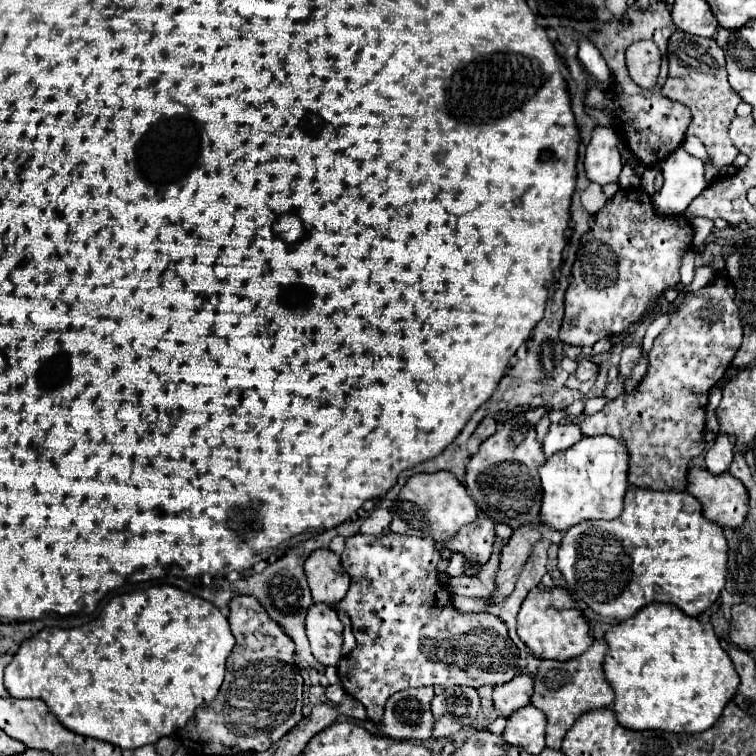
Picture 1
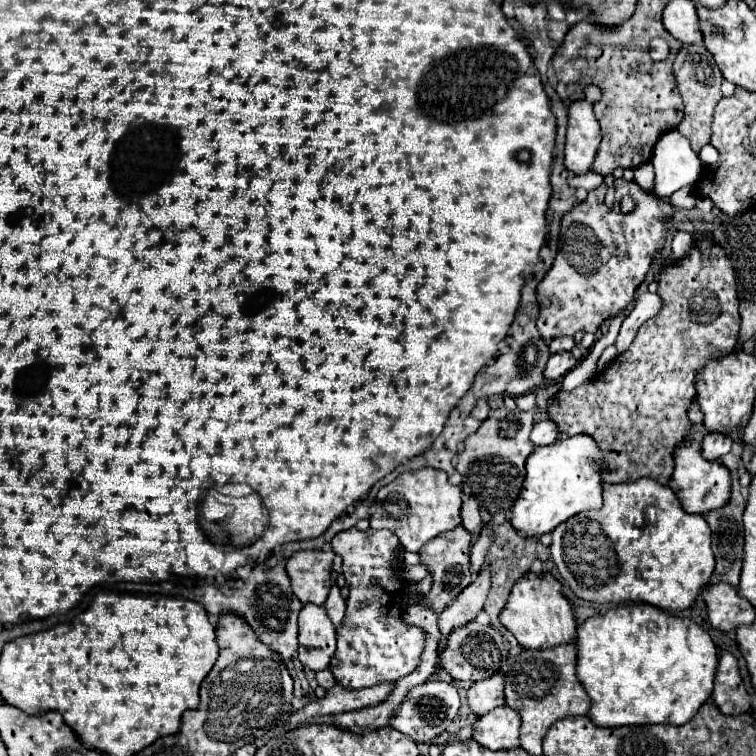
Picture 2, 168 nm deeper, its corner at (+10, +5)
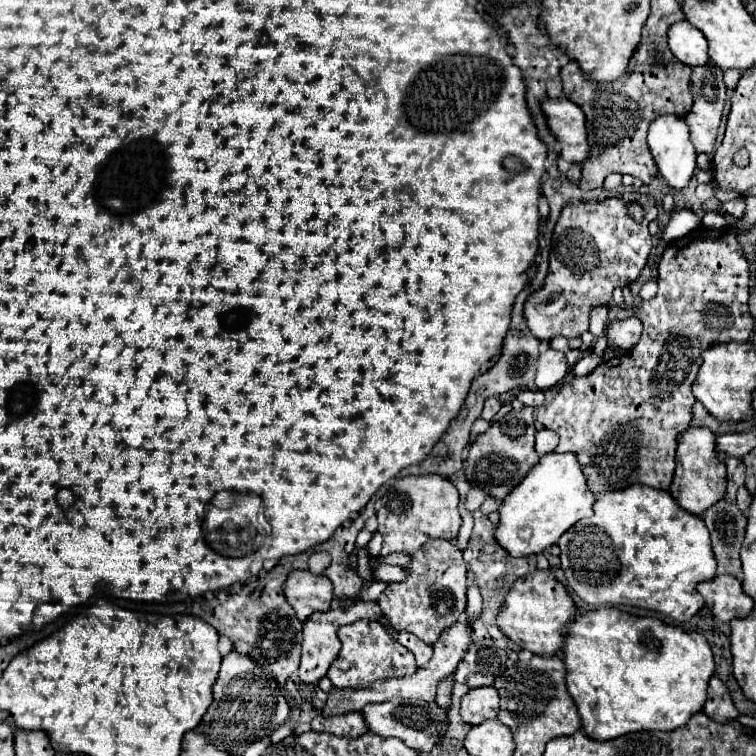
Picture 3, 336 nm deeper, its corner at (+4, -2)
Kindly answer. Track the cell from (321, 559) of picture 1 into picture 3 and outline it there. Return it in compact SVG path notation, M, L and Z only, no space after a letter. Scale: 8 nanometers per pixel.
M293 571L283 587L285 599L289 605L295 609L299 621L309 619L315 611L329 611L331 609L331 599L333 599L333 585L325 575L313 575L311 571Z

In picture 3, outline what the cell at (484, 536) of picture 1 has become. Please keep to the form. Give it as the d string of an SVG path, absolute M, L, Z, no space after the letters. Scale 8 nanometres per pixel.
M445 539L427 541L419 551L409 553L409 557L411 557L411 563L407 567L403 567L405 573L407 575L427 575L427 591L423 591L421 585L415 591L415 587L411 587L411 577L403 579L399 583L391 583L381 593L381 613L383 613L383 617L387 619L387 623L395 631L409 631L415 637L419 637L421 641L425 641L427 645L435 645L437 639L439 639L439 635L445 629L449 629L451 625L455 625L459 621L461 613L465 611L465 605L467 605L467 563L463 561L463 553L457 549L457 545L453 541L445 541Z

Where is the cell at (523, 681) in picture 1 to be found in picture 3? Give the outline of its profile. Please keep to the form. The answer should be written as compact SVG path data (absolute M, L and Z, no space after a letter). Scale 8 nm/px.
M495 687L469 689L461 699L461 717L469 725L479 725L485 719L495 719L499 709L499 695Z

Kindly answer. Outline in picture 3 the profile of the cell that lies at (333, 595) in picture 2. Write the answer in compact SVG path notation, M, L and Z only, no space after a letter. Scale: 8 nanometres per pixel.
M375 583L375 585L369 585L369 587L363 587L361 589L361 595L359 595L359 599L361 601L377 601L379 599L379 595L381 595L381 591L385 591L387 589L387 583Z

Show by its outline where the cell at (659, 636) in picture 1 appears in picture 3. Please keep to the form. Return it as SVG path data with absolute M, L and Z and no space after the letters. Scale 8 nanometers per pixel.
M601 607L601 609L587 611L585 615L577 617L569 625L569 631L565 635L565 645L563 645L563 663L565 663L565 669L567 669L567 679L565 679L567 681L567 691L577 705L577 711L579 711L579 717L581 717L581 727L585 731L585 735L595 739L595 741L609 741L609 739L615 739L615 737L621 737L621 735L627 735L627 733L635 733L635 731L673 731L673 729L681 727L683 723L687 723L687 719L693 713L703 709L701 705L707 699L707 683L709 683L709 679L713 675L713 669L715 669L711 647L709 647L709 643L705 641L703 635L699 635L695 631L683 631L681 627L667 625L661 619L655 619L655 617L627 615L627 613L623 613L615 607Z

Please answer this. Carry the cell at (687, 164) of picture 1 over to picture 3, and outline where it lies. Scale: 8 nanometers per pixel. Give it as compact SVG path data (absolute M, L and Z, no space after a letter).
M661 115L659 119L655 119L651 123L647 143L649 143L649 151L653 155L653 161L659 167L659 175L667 181L669 187L683 189L697 169L697 163L695 163L697 153L689 139L689 127L687 127L685 119L677 117L677 115Z

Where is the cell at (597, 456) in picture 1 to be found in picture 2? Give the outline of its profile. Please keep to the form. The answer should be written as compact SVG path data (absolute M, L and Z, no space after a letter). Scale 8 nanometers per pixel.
M577 434L567 440L557 440L551 446L535 448L527 460L521 496L513 506L513 528L527 536L541 536L579 512L599 510L603 506L601 472L605 472L603 452L589 434Z

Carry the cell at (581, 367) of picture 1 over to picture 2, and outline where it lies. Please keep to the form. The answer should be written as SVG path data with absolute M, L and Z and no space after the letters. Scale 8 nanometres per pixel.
M559 352L559 354L551 354L543 374L547 380L557 380L557 378L563 378L575 366L577 366L577 360L571 356L571 352Z

